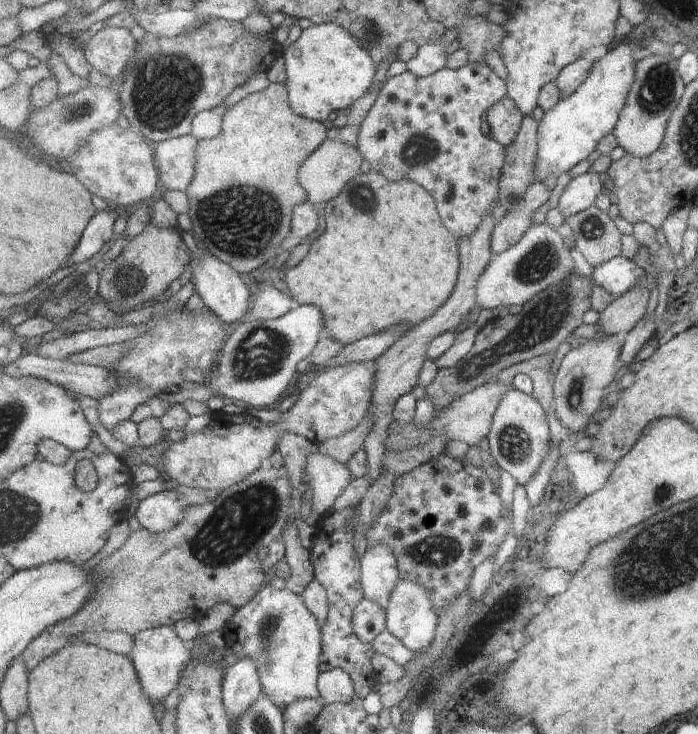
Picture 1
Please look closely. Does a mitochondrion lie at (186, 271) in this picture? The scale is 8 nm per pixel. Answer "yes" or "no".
no

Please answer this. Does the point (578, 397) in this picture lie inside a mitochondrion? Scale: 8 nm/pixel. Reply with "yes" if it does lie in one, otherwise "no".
yes

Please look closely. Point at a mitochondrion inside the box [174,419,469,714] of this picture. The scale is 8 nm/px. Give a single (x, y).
(242, 520)

